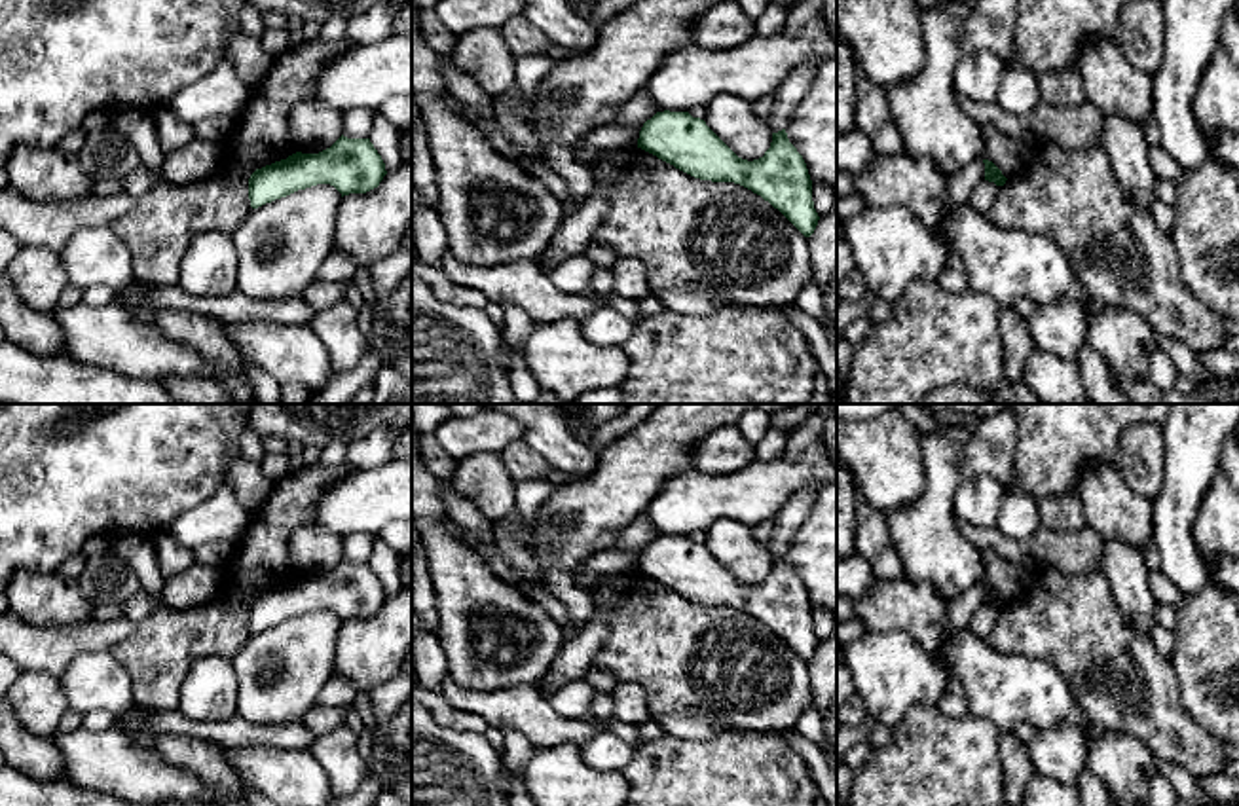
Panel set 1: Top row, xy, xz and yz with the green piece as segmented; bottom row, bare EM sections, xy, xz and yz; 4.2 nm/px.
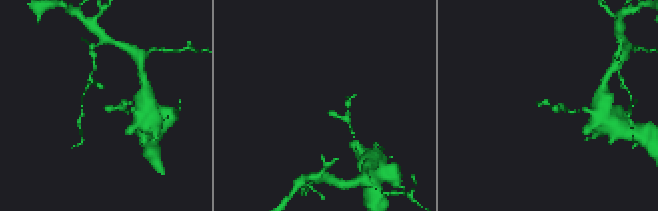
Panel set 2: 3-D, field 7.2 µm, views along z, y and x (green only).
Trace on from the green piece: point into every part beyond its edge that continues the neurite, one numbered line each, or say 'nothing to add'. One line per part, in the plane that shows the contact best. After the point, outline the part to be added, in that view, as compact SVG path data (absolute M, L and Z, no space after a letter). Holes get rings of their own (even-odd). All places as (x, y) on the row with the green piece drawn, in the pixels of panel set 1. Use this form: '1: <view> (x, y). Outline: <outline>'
nothing to add

